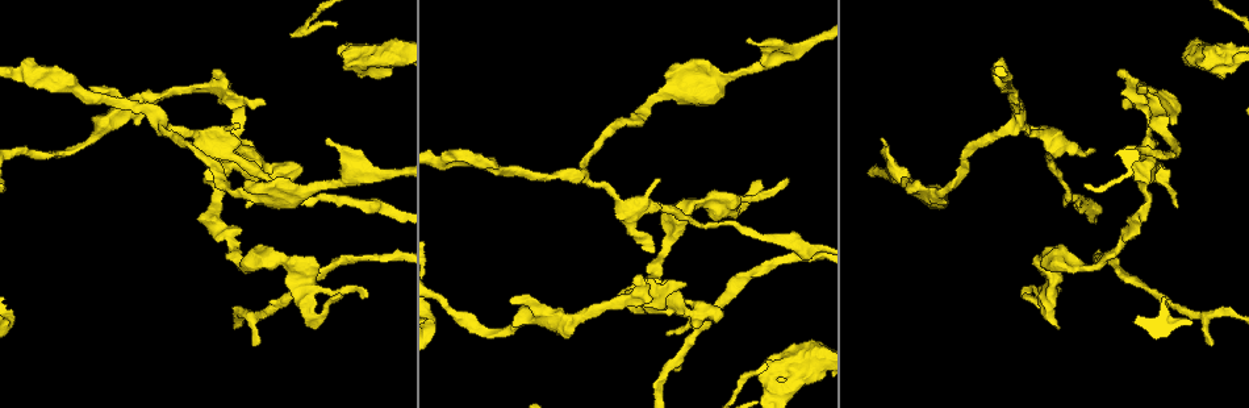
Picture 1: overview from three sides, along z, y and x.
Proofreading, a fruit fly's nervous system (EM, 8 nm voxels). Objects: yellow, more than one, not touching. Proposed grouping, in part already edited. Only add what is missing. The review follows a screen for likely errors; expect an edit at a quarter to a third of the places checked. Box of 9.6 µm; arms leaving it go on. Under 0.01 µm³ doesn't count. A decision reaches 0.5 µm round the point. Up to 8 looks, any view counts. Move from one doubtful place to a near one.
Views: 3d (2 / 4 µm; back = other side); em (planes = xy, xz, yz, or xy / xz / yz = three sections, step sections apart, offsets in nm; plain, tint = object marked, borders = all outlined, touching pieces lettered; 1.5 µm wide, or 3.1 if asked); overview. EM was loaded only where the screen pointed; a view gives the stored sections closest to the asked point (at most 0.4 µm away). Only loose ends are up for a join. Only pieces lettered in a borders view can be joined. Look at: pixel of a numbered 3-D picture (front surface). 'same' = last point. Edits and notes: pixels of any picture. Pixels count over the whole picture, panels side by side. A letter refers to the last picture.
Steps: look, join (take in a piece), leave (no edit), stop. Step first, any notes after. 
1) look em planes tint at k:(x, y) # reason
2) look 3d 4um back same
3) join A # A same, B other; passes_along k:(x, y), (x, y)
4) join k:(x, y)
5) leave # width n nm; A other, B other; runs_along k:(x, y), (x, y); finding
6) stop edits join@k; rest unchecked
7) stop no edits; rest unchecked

look em xz step 8 borders at 1:(787, 177) # thin end

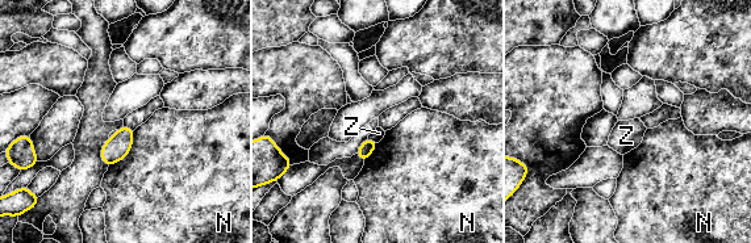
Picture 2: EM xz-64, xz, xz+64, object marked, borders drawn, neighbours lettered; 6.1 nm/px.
leave # longest_contact N 280 nm; N other, Z other; border 2:(134, 130), (130, 150), (108, 167); none of them fits

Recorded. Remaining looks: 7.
look 3d 2um at 1:(668, 333) # tapers out

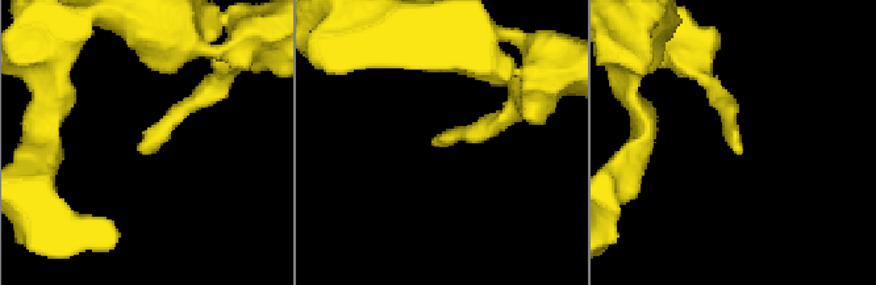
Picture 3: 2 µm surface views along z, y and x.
look em planes borders at 3:(143, 154)

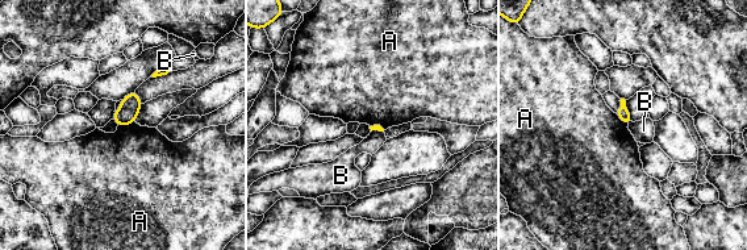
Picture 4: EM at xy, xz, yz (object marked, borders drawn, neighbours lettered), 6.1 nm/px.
leave # A other, B other; border 4:(134, 121), (119, 125); no lettered piece goes on from it

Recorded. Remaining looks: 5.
look 3d 2um back at 1:(223, 74) # free end

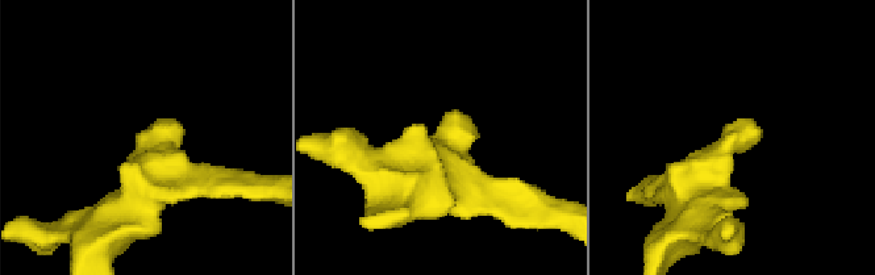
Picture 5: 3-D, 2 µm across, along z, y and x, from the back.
look em xy step 4 borders at 5:(152, 132) # need the tissue

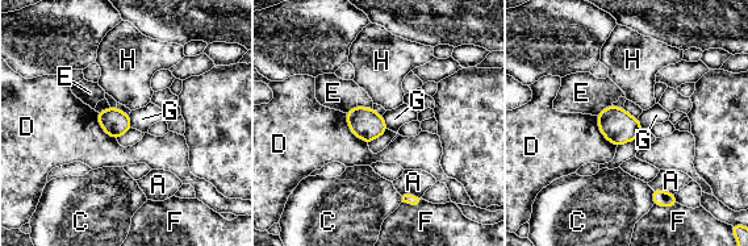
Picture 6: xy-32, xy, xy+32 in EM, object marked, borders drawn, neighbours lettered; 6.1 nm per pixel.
leave # width 160 nm; longest_contact D 240 nm; A other, C other, D other, E other, F other, G other, H other; no lettered piece goes on from it

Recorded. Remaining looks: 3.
stop no edits; rest unchecked

